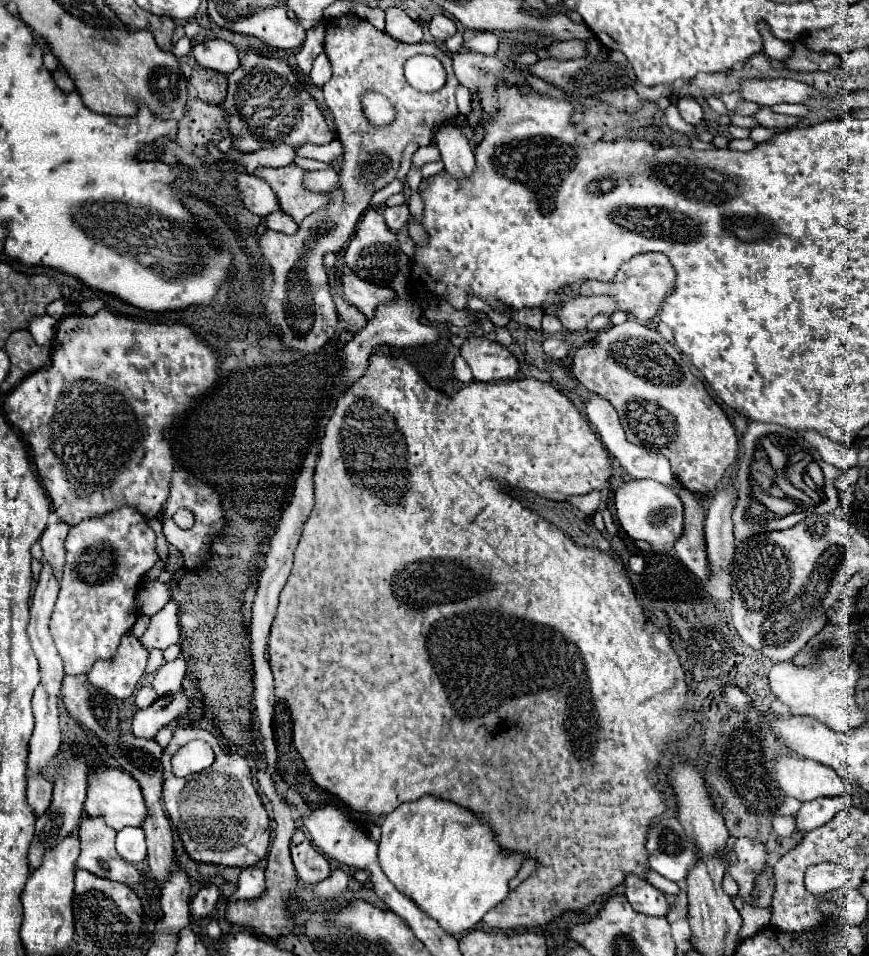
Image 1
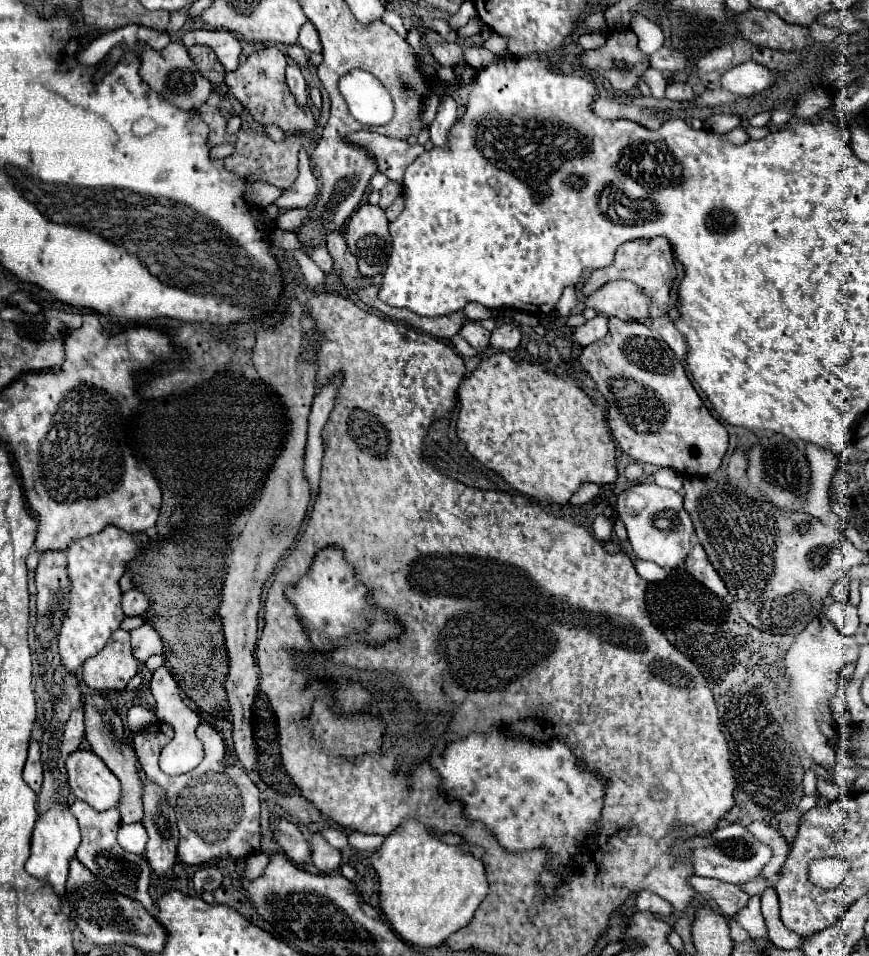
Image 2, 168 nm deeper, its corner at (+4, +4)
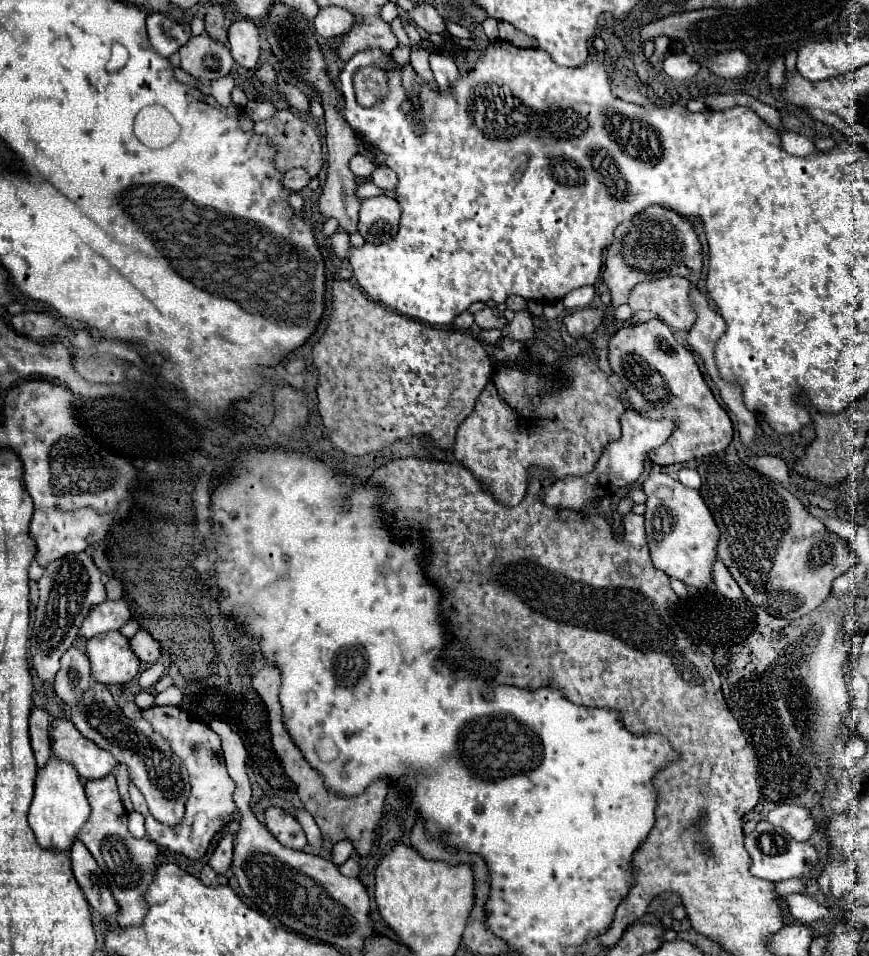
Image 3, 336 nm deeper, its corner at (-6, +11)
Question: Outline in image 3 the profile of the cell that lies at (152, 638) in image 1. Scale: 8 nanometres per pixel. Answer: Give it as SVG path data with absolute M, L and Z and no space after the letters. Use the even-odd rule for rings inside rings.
M138 630L138 634L134 638L130 638L130 646L134 650L134 654L148 664L154 664L160 658L160 642L150 636L148 630Z

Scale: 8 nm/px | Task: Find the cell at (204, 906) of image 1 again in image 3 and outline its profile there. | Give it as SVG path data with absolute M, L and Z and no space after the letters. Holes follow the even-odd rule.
M224 836L218 842L218 848L214 850L212 858L208 860L208 866L216 872L216 874L224 874L230 866L232 866L232 856L234 856L234 836Z

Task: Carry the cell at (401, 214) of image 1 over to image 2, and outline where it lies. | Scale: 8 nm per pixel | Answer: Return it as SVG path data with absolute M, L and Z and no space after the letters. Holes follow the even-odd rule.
M388 181L382 189L380 189L380 207L382 209L386 209L396 197L400 195L400 185L398 183L394 183L394 181Z

